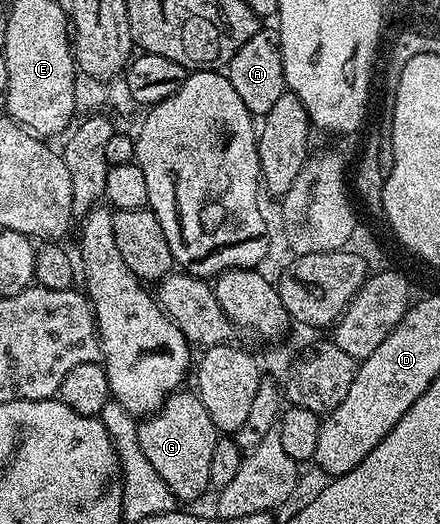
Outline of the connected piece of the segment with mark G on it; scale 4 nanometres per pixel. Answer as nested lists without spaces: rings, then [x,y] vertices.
[[[180,390],[171,393],[156,412],[138,421],[135,437],[141,454],[149,458],[149,466],[165,481],[176,501],[195,500],[211,488],[209,469],[213,446],[217,446],[220,433],[209,418],[209,410],[200,402],[194,391]]]

